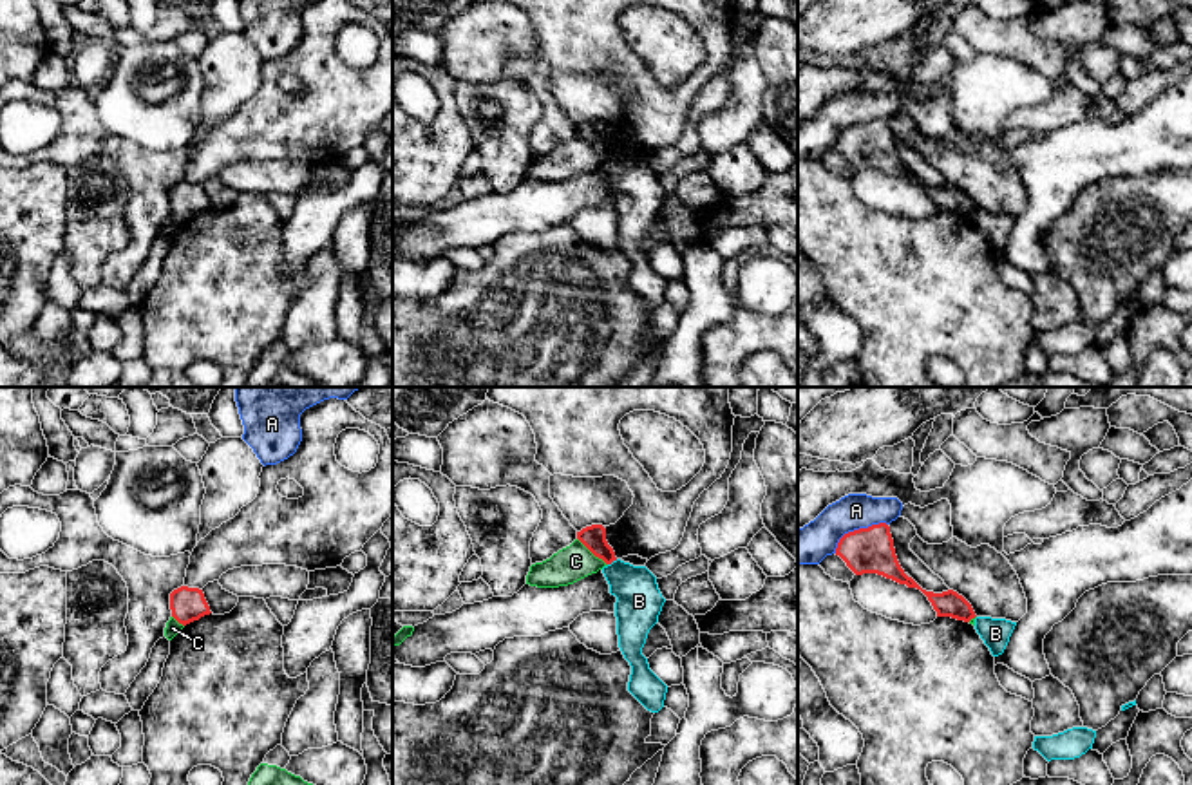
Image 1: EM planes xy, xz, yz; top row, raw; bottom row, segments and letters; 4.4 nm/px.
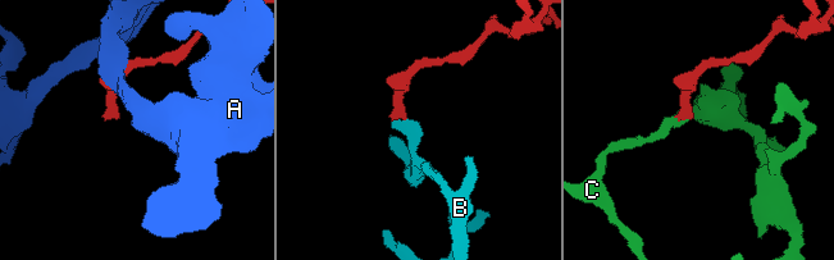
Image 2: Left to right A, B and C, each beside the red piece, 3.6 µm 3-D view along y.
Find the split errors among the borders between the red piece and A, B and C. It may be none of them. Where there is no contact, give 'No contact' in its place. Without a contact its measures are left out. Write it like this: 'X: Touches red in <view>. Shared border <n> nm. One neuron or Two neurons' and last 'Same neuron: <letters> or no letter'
A: Touches red in yz. Shared border 280 nm. Two neurons
B: Touches red in xz. Shared border 50 nm. Two neurons
C: Touches red in xz. Shared border 180 nm. Two neurons
Same neuron: no letter

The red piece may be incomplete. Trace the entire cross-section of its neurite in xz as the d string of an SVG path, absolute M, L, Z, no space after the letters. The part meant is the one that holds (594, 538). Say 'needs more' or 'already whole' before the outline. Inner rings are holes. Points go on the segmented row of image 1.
already whole | M591 525L577 532L577 539L606 564L617 561L613 548L606 541L606 528L602 525Z

